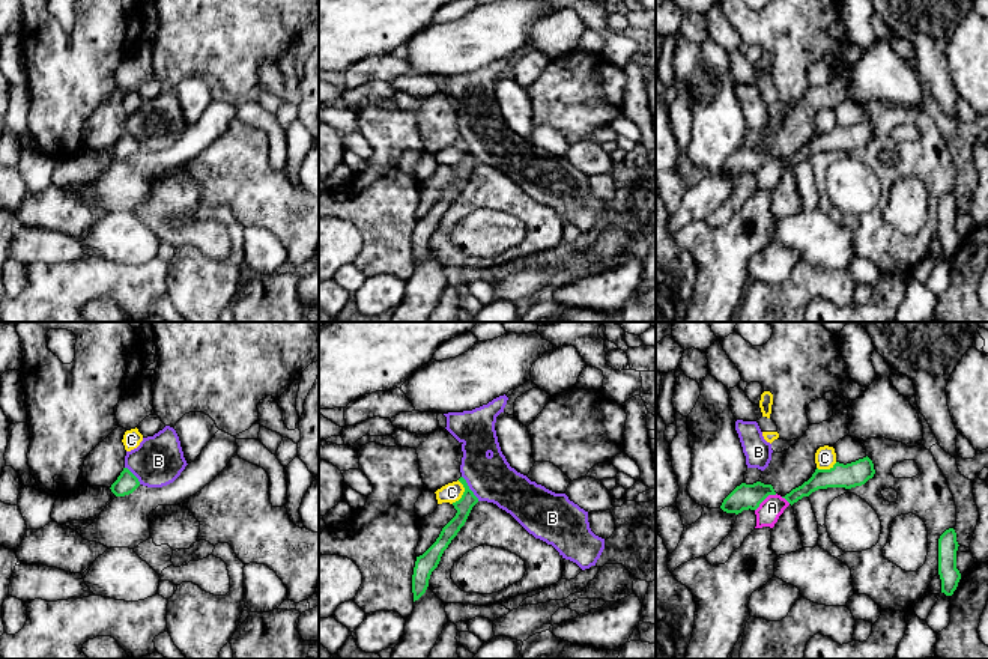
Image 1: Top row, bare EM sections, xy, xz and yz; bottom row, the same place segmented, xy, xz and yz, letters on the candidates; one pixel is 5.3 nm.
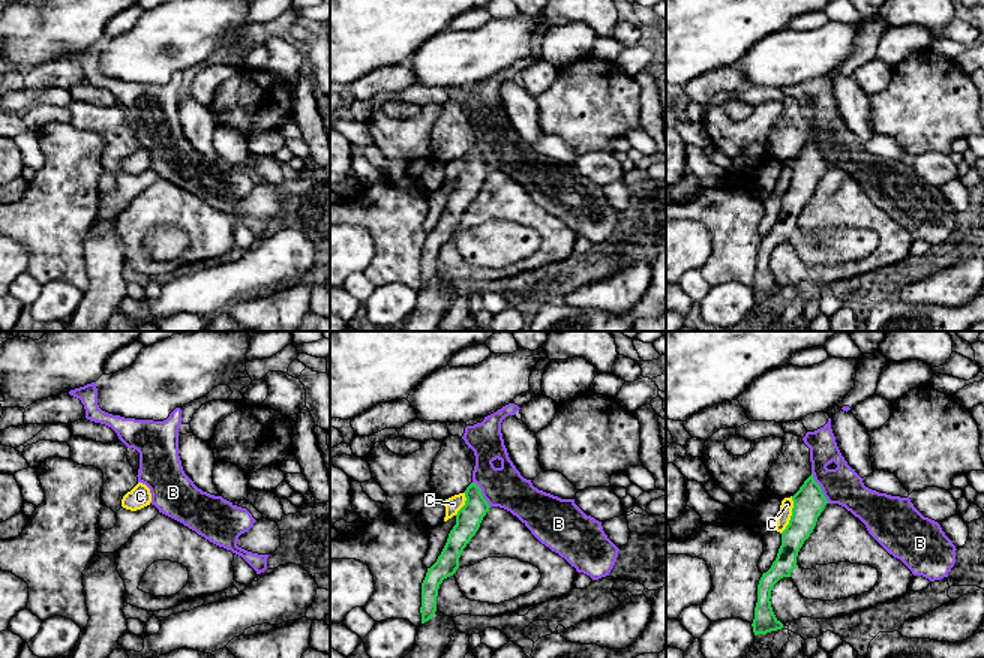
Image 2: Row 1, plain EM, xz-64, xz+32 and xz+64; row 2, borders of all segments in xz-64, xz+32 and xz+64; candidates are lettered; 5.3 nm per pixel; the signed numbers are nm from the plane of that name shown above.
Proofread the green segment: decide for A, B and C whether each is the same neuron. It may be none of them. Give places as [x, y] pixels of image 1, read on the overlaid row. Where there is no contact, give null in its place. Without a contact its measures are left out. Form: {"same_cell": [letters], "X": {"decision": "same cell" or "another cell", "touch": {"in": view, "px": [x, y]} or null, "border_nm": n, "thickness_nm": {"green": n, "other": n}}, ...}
{"same_cell": [], "A": {"decision": "another cell", "touch": {"in": "yz", "px": [764, 498]}, "border_nm": 150, "thickness_nm": {"green": 140, "other": 120}}, "B": {"decision": "another cell", "touch": {"in": "xz", "px": [468, 488]}, "border_nm": 160, "thickness_nm": {"green": 90, "other": 240}}, "C": {"decision": "another cell", "touch": {"in": "xz", "px": [463, 494]}, "border_nm": 130, "thickness_nm": {"green": 90, "other": 110}}}

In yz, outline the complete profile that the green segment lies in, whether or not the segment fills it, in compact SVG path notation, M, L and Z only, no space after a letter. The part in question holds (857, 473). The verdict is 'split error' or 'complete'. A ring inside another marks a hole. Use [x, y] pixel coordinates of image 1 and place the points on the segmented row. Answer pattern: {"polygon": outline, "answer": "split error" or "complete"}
{"polygon": "M868 456L847 465L836 462L830 469L817 468L808 481L793 489L782 498L785 498L793 506L803 497L809 497L812 492L818 489L827 487L851 489L856 486L862 486L869 478L872 478L874 474L875 474L874 463Z", "answer": "complete"}

